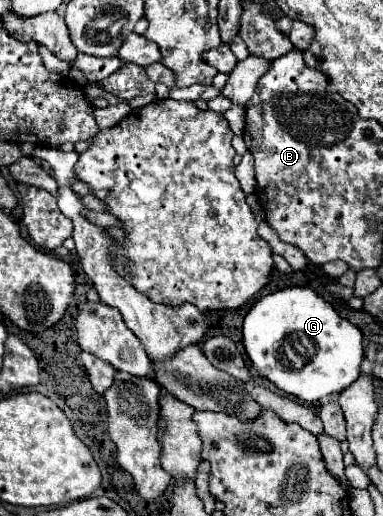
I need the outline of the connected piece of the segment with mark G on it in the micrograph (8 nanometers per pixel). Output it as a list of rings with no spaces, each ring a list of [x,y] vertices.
[[[289,286],[263,296],[245,316],[243,344],[247,356],[261,376],[269,378],[279,390],[293,394],[303,402],[317,402],[325,396],[343,392],[361,376],[361,362],[365,356],[361,330],[349,320],[341,318],[339,312],[311,286]]]

